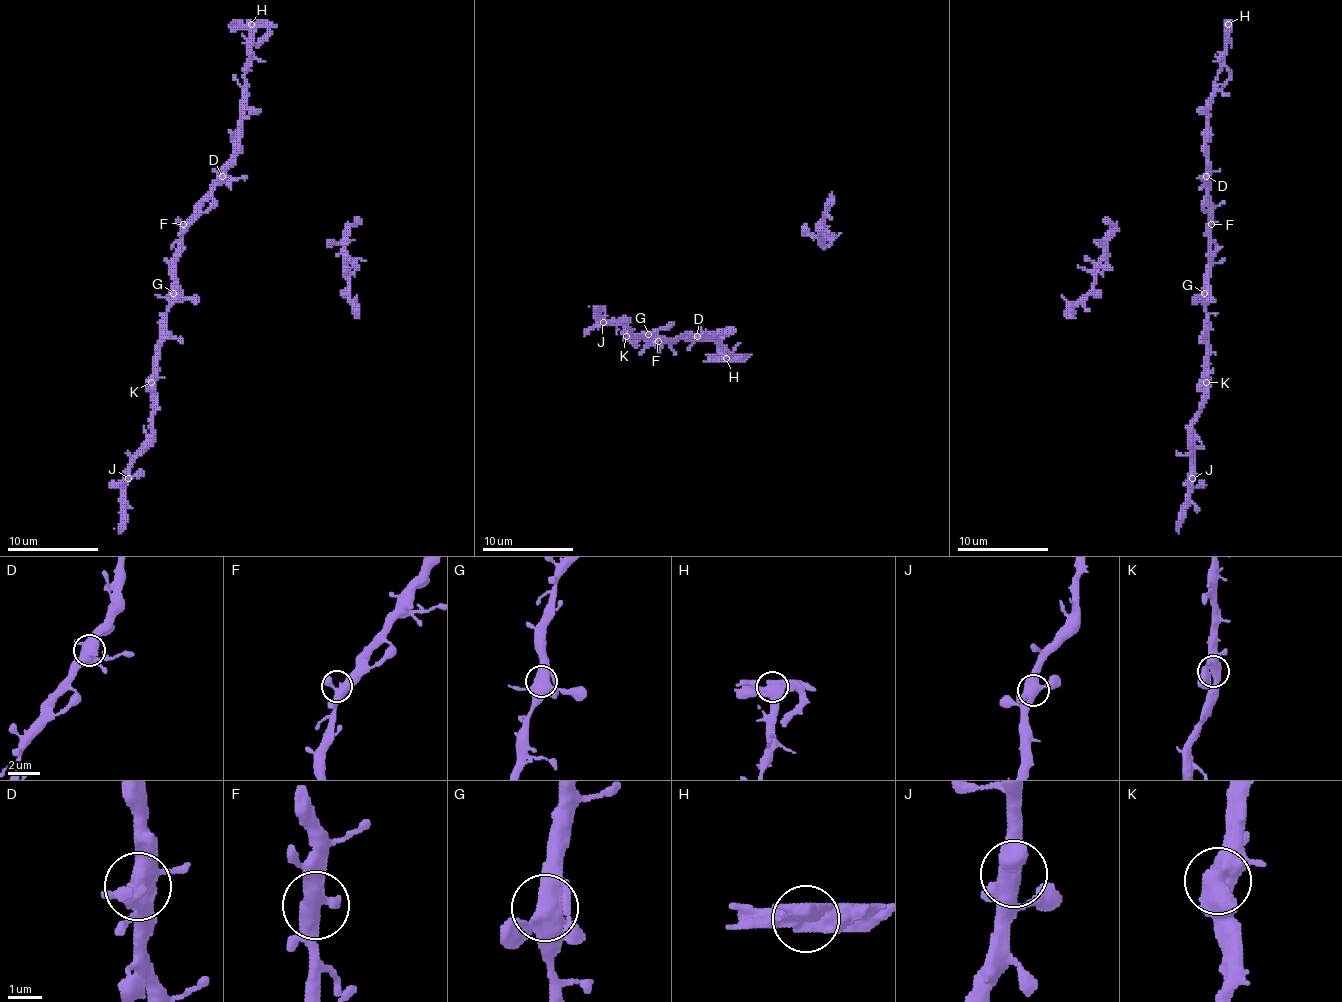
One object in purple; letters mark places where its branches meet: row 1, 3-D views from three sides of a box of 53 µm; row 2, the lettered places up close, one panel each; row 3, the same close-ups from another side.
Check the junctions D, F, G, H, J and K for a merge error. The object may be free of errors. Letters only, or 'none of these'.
H

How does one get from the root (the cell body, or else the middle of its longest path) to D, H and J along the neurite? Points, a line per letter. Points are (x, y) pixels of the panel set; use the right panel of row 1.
D: (1208, 228), (1206, 176)
H: (1208, 228), (1208, 102), (1229, 25)
J: (1208, 228), (1206, 402), (1192, 425), (1192, 478)

